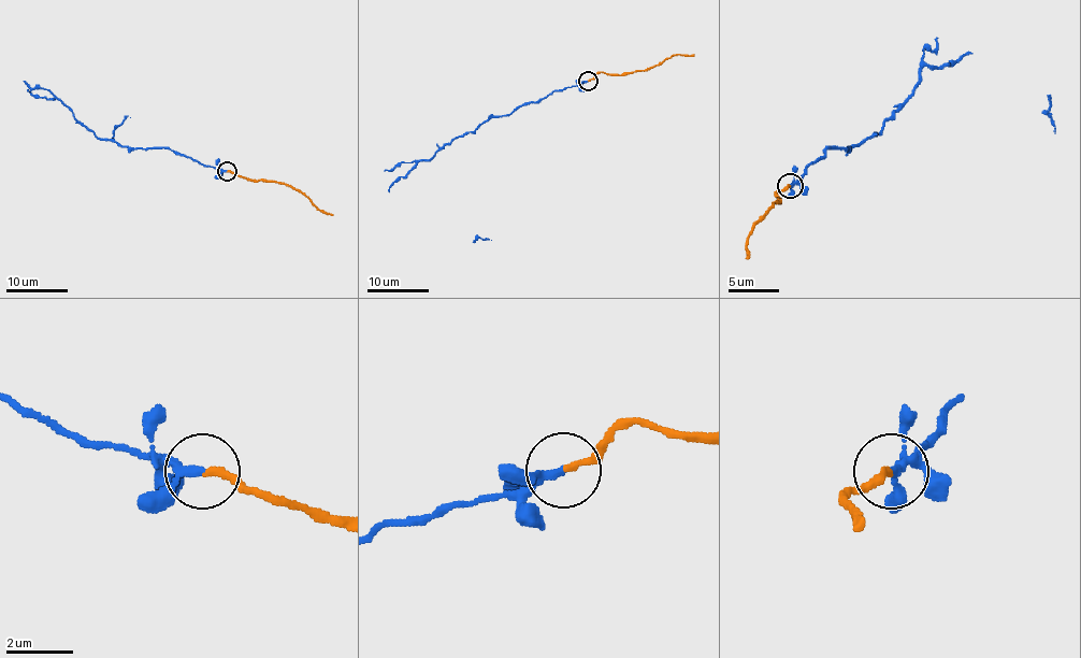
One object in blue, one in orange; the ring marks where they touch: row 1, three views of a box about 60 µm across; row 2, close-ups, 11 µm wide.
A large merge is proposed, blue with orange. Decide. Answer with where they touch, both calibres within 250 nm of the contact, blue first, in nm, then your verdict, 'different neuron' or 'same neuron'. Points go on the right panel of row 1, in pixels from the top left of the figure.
(790, 185) | 190/190 nm | different neuron

